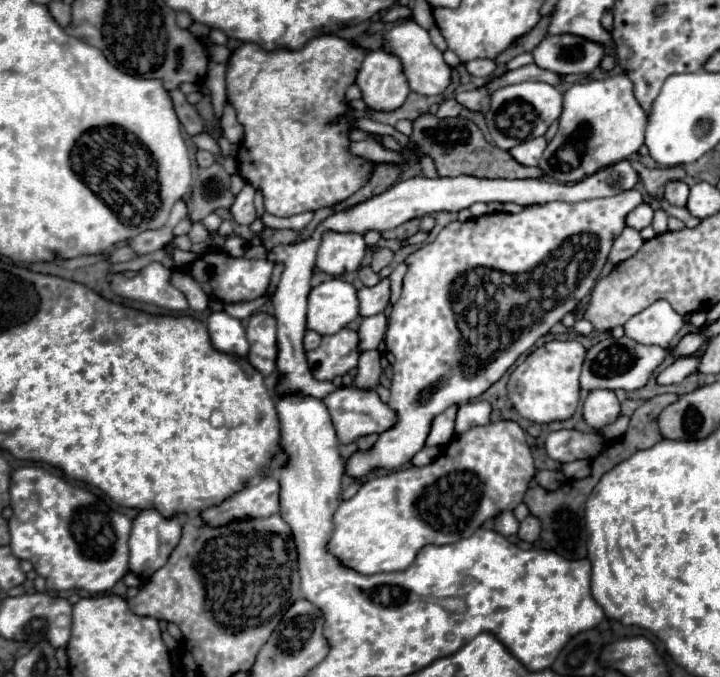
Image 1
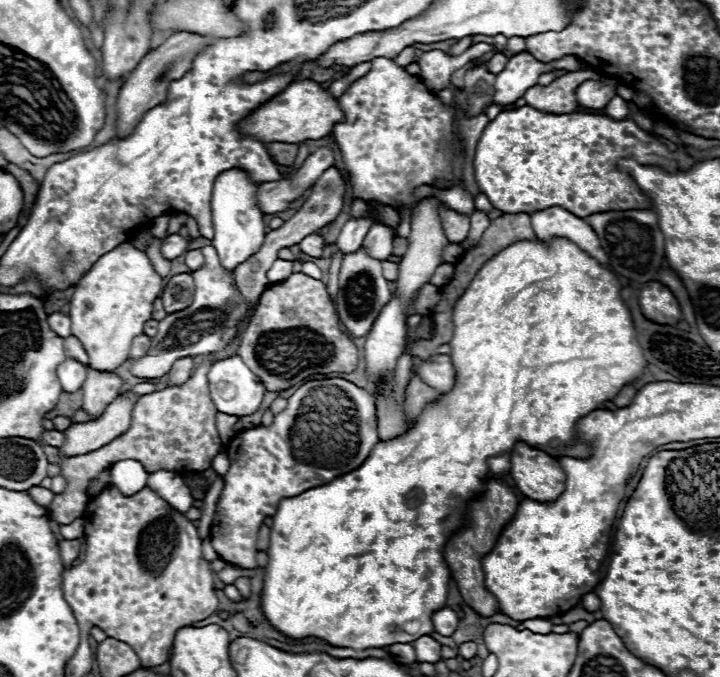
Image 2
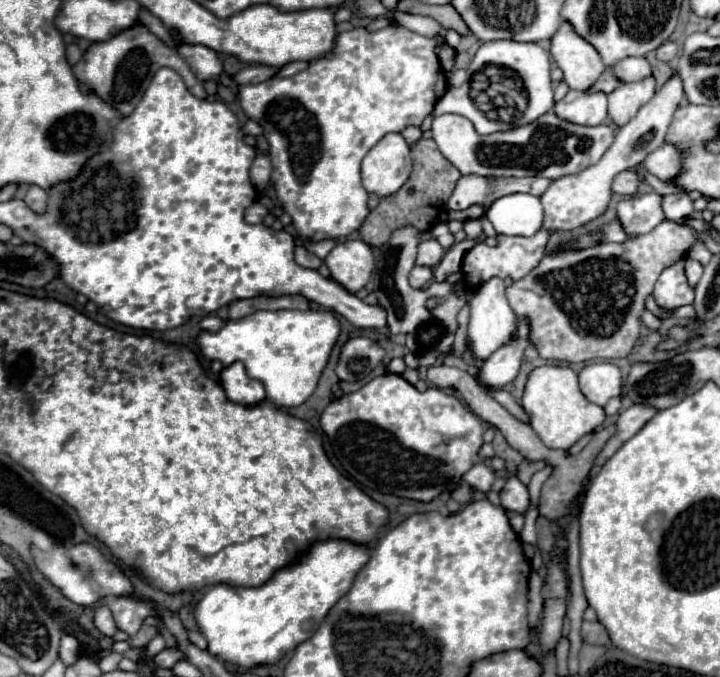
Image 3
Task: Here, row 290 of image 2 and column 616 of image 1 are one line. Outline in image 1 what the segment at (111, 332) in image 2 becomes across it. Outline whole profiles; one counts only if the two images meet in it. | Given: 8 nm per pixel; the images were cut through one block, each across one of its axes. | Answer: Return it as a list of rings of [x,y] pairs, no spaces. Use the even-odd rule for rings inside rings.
[[[614,74],[604,80],[590,80],[574,84],[564,94],[564,110],[560,116],[560,130],[550,140],[540,160],[548,178],[560,182],[578,182],[602,166],[612,166],[640,150],[644,144],[646,112],[634,96],[634,84],[626,74]]]

